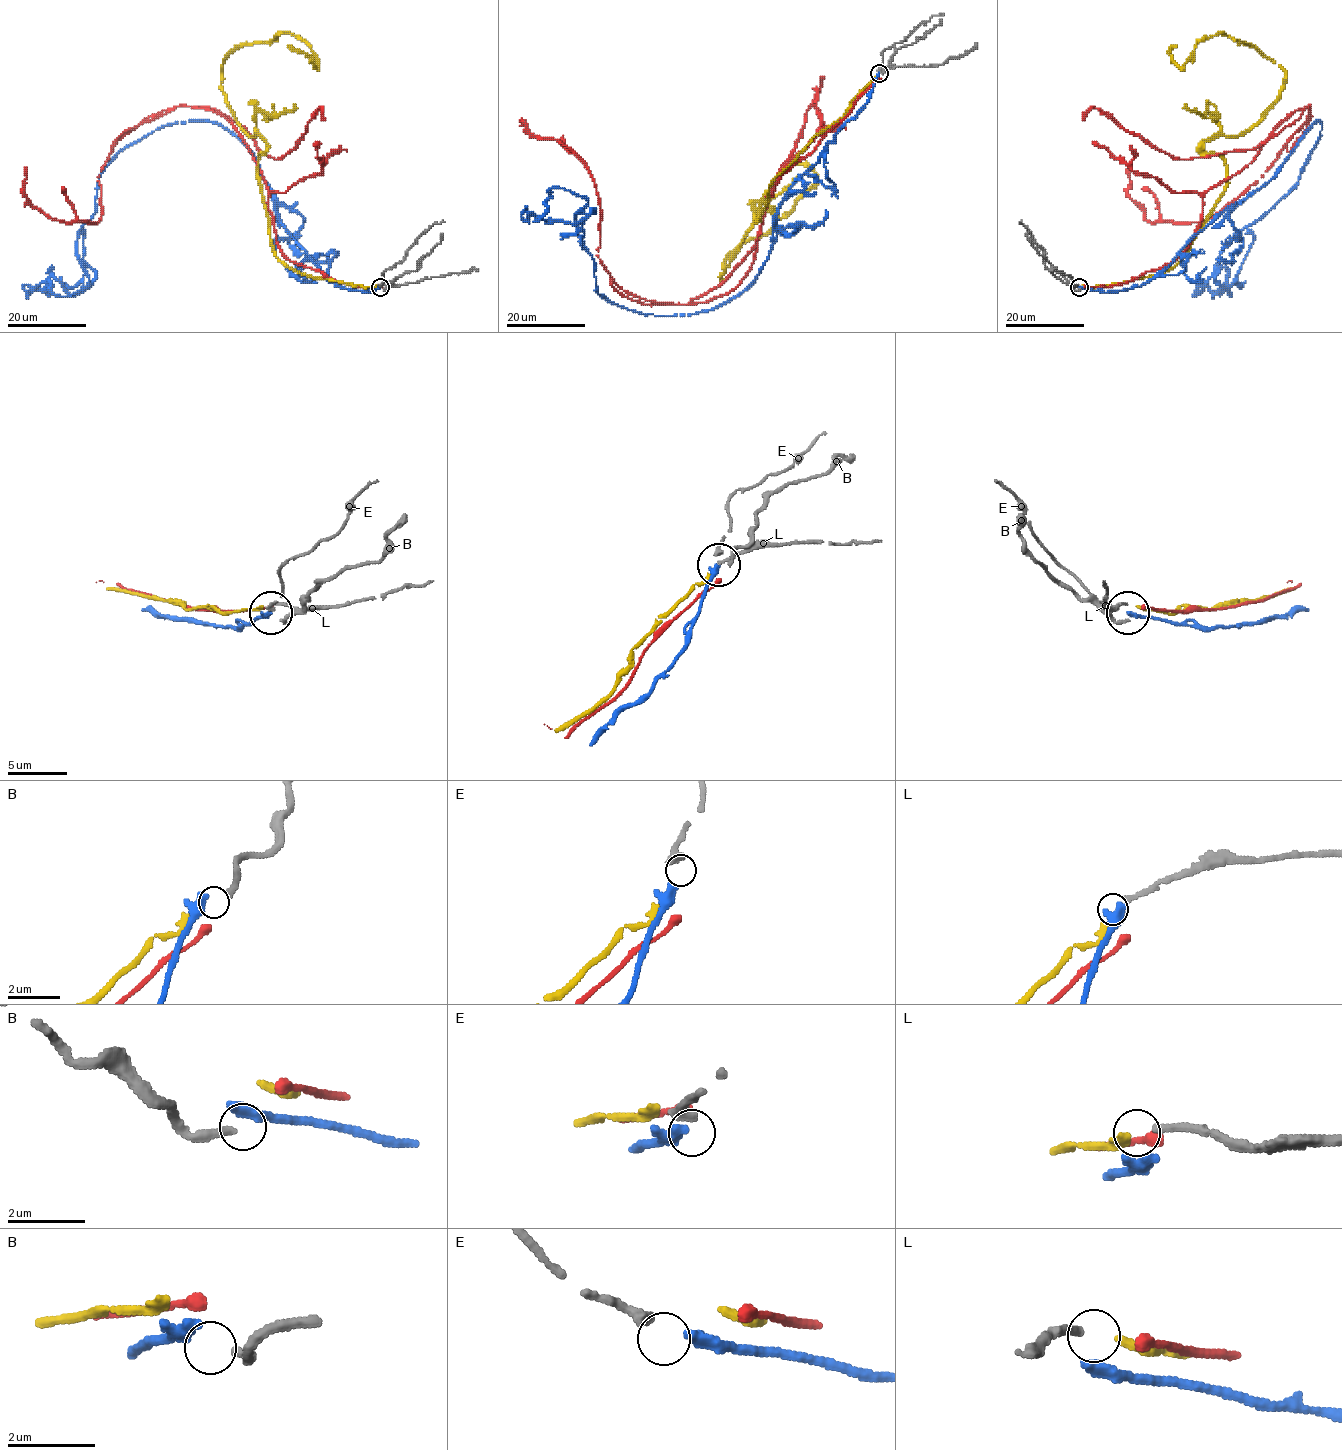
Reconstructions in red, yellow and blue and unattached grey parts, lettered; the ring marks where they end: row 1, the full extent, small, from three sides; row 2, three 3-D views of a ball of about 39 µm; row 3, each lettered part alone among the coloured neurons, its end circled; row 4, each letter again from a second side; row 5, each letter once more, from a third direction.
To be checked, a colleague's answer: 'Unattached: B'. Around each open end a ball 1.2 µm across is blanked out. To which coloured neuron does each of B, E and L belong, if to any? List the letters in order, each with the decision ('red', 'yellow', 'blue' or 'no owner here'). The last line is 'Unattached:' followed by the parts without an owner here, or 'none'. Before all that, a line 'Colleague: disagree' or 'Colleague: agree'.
Colleague: agree
B: no owner here
E: blue
L: yellow
Unattached: B

